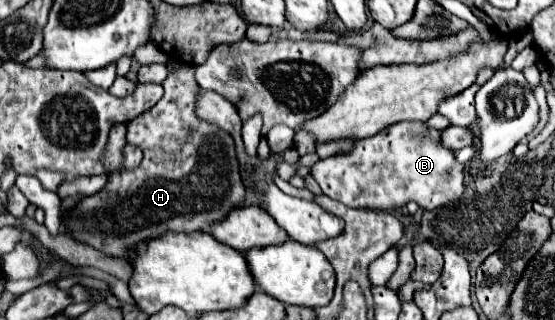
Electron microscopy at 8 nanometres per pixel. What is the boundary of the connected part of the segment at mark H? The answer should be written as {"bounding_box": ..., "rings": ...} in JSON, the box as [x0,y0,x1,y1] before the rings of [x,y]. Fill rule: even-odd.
{"bounding_box":[65,65,245,257],"rings":[[[195,65],[173,67],[167,79],[161,83],[165,89],[163,99],[143,115],[127,123],[127,143],[143,149],[143,161],[133,171],[119,171],[109,175],[109,187],[85,197],[71,213],[65,217],[65,225],[73,239],[91,245],[107,255],[123,257],[129,249],[139,243],[157,239],[171,233],[193,233],[209,231],[209,227],[229,215],[231,209],[243,203],[245,185],[239,175],[239,163],[235,155],[233,137],[213,123],[205,123],[197,117],[197,93],[199,85],[195,81]]]}

